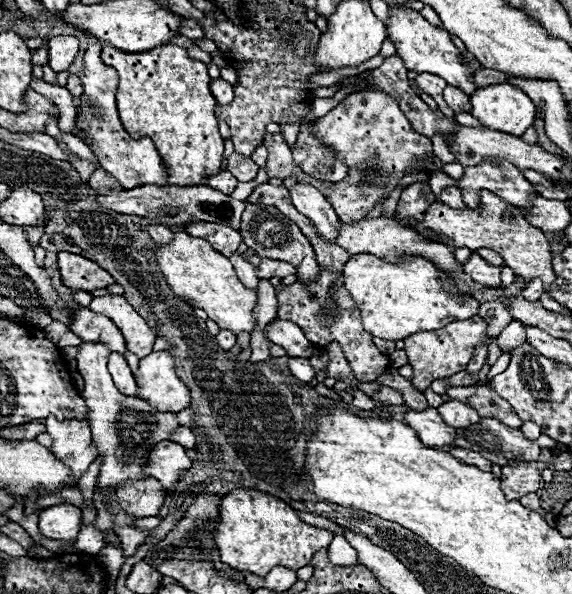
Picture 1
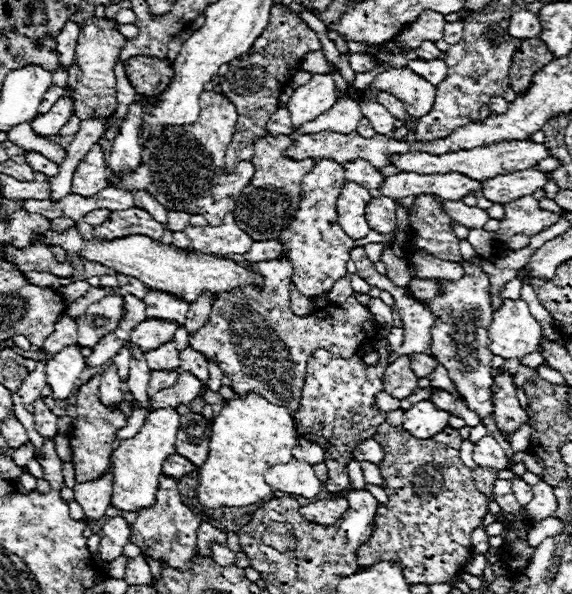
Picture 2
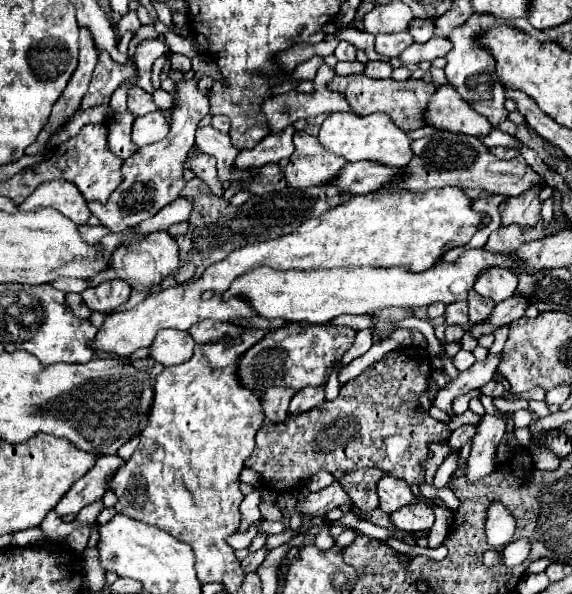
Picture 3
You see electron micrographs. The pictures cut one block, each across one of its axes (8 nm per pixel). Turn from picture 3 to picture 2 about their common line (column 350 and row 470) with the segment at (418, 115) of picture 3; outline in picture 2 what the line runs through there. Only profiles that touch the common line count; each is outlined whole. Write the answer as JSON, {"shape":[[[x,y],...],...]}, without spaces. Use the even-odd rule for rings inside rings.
{"shape":[[[94,376],[84,386],[78,388],[76,394],[76,408],[78,418],[74,420],[68,438],[72,448],[72,464],[76,470],[76,482],[90,482],[100,478],[106,470],[110,470],[110,456],[112,456],[112,442],[116,440],[116,432],[126,426],[126,416],[120,410],[106,408],[98,398],[100,376]]]}

